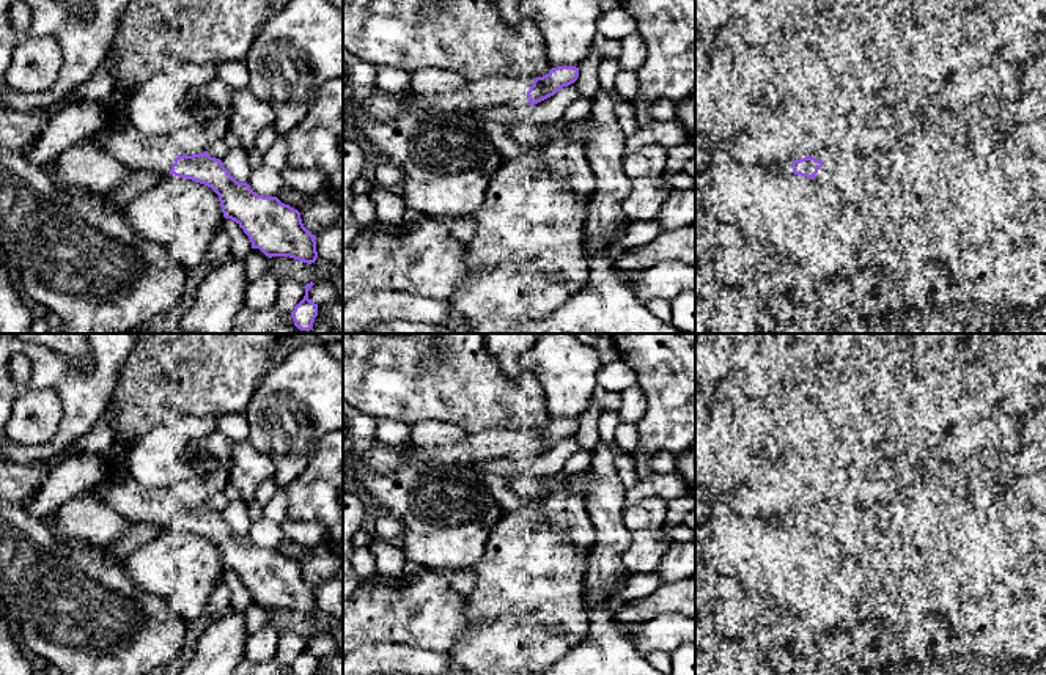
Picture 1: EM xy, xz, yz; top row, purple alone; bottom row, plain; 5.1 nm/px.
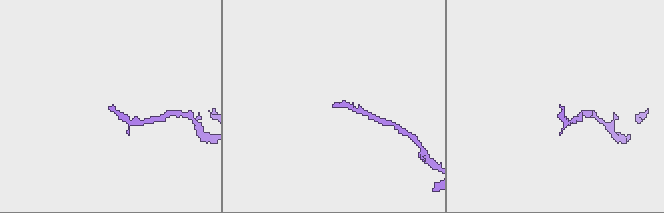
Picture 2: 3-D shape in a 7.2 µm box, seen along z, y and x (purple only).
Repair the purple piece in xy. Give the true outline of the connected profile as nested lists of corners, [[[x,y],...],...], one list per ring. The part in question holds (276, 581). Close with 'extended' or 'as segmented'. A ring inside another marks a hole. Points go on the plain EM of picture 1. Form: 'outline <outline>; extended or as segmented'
outline [[[126,485],[121,505],[113,510],[127,521],[162,529],[170,526],[211,540],[219,548],[223,570],[234,573],[249,588],[252,601],[260,601],[266,609],[289,609],[308,617],[316,614],[316,588],[304,579],[300,565],[236,533],[208,503],[173,511],[160,491],[146,494],[140,485]]]; extended

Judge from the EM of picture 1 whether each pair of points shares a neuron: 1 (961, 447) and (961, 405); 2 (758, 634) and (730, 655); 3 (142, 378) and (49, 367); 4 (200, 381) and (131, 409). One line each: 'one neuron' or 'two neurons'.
1: two neurons
2: two neurons
3: two neurons
4: one neuron

